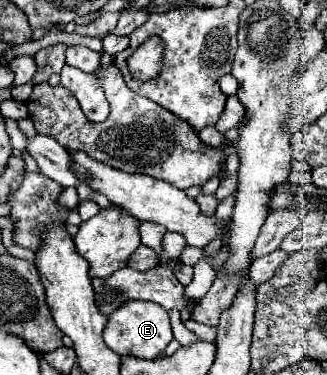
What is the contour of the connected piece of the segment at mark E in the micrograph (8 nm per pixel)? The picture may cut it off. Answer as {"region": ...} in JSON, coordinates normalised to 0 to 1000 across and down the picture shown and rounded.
{"region":[[[385,803],[330,845],[318,877],[318,909],[361,947],[477,957],[483,947],[502,941],[508,920],[526,909],[514,829],[459,803]]]}

